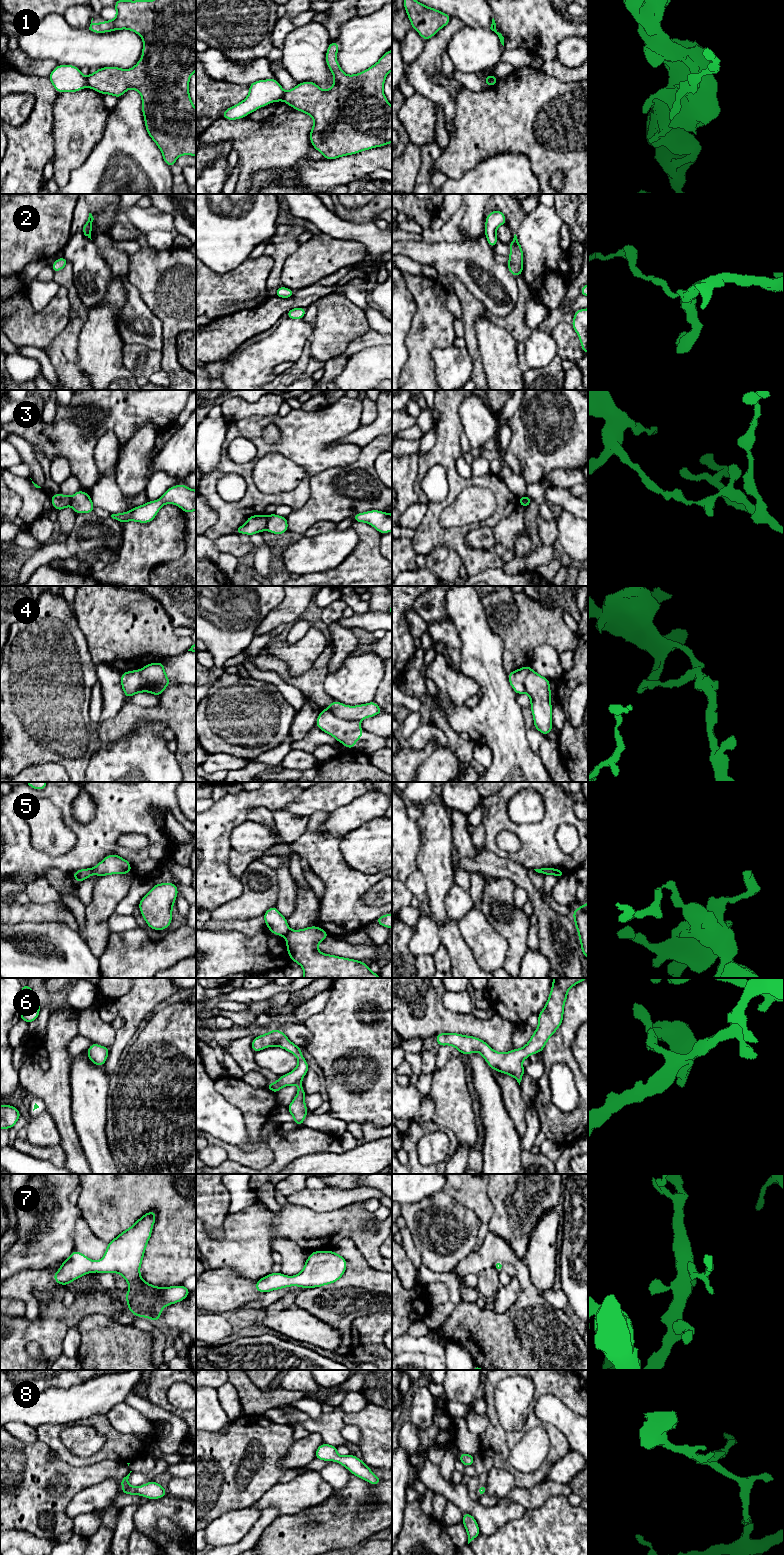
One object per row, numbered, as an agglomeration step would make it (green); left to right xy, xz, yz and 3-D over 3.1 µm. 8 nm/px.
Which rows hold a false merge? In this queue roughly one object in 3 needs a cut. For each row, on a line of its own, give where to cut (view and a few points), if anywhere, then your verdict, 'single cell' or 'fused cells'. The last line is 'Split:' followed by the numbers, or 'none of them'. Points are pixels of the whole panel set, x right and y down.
1: cut xy (86, 77), (88, 86); fused cells
2: cut none; single cell
3: cut xz (267, 516), (265, 529); fused cells
4: cut xz (326, 709), (338, 717), (359, 721); fused cells
5: cut xz (290, 930), (284, 935); fused cells
6: cut none; single cell
7: cut none; single cell
8: cut none; single cell
Split: 1, 3, 4, 5

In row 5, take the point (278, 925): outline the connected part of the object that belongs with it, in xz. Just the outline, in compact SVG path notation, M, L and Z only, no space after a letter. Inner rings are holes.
M276 906L269 908L264 913L263 918L272 934L285 936L290 931L287 918L281 915Z

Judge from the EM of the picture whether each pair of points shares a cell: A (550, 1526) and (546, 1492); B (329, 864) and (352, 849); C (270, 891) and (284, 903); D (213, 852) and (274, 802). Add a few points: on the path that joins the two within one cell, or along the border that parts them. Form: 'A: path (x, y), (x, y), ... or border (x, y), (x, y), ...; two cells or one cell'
A: border (566, 1496), (552, 1496), (538, 1507), (525, 1509); two cells
B: border (343, 836), (340, 853), (352, 868), (359, 871); two cells
C: border (277, 873), (277, 902), (275, 905); two cells
D: path (215, 833), (247, 801), (255, 801); one cell

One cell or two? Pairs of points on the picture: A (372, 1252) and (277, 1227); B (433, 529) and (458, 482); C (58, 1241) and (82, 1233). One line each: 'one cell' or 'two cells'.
A: one cell
B: one cell
C: two cells

